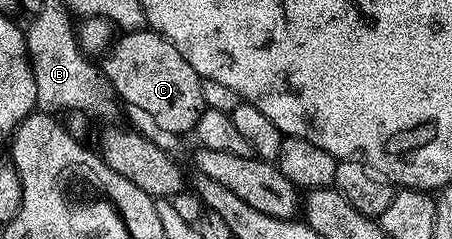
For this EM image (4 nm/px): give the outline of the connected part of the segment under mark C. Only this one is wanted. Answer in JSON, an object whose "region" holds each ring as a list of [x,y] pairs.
{"region":[[[150,28],[123,32],[111,42],[105,57],[107,59],[101,65],[102,77],[109,83],[110,89],[112,86],[123,97],[124,103],[145,108],[145,112],[157,120],[164,135],[190,135],[194,131],[205,109],[201,96],[203,79],[191,67],[189,60],[173,48],[171,41]]]}

